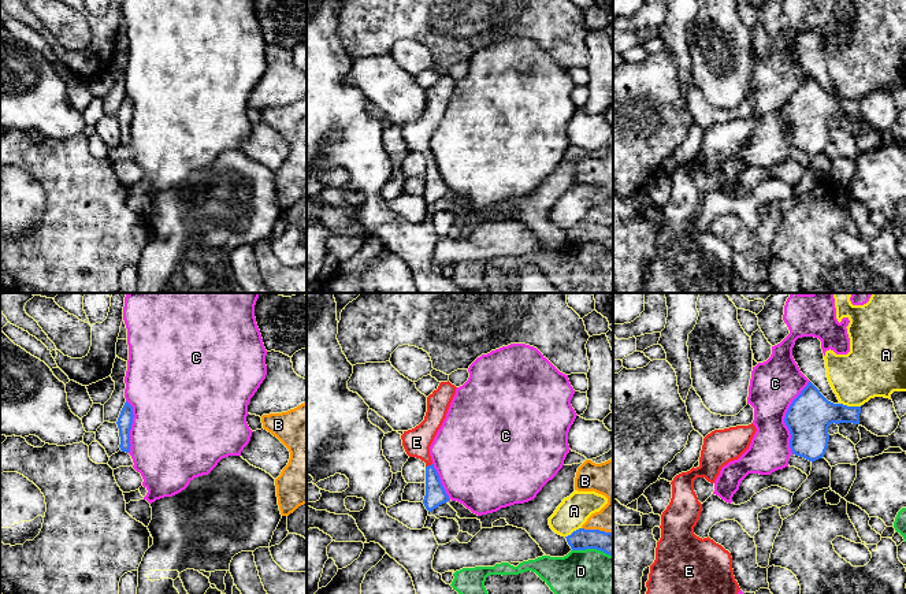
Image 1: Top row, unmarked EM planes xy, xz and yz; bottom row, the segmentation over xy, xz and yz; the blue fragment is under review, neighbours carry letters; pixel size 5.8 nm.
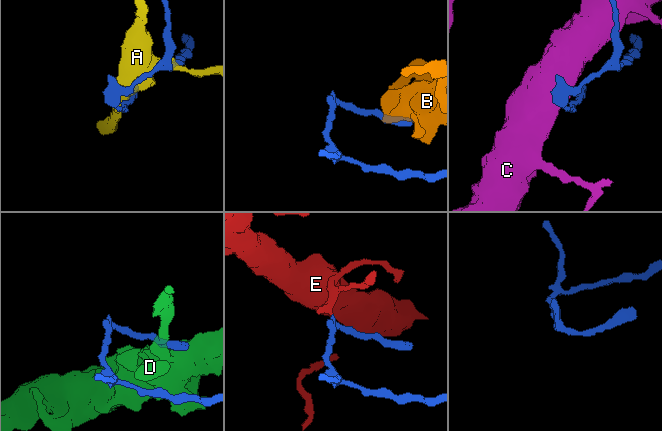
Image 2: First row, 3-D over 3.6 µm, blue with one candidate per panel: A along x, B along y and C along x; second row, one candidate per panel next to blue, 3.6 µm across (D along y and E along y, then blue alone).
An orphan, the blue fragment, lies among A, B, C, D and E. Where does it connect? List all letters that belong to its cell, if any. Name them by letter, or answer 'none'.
E

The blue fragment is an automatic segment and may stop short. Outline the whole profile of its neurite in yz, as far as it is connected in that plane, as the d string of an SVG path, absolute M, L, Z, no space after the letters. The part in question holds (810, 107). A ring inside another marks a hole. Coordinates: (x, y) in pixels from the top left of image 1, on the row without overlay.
M809 74L790 99L784 116L790 123L792 148L809 155L823 152L828 141L828 120L835 116L859 118L861 100L828 94Z

